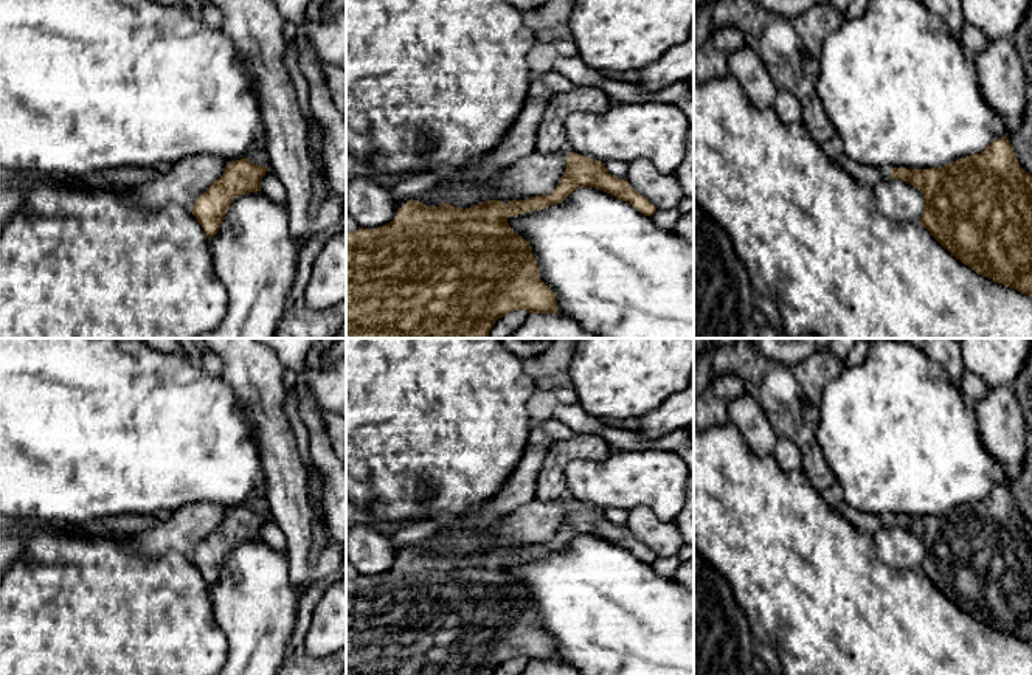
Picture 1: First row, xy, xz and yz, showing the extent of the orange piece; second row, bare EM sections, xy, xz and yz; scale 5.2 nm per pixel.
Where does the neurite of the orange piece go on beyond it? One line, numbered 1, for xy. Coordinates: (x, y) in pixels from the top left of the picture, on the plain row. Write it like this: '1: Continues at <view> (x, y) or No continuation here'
1: No continuation here

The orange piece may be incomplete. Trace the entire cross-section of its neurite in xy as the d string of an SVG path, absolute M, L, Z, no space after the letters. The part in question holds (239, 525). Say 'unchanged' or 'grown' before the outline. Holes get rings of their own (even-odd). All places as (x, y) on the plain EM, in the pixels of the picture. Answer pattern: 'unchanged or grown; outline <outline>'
unchanged; outline M248 506L231 509L223 521L197 545L191 559L208 587L219 579L223 563L236 545L261 538L261 528L267 518L267 514L258 514Z

